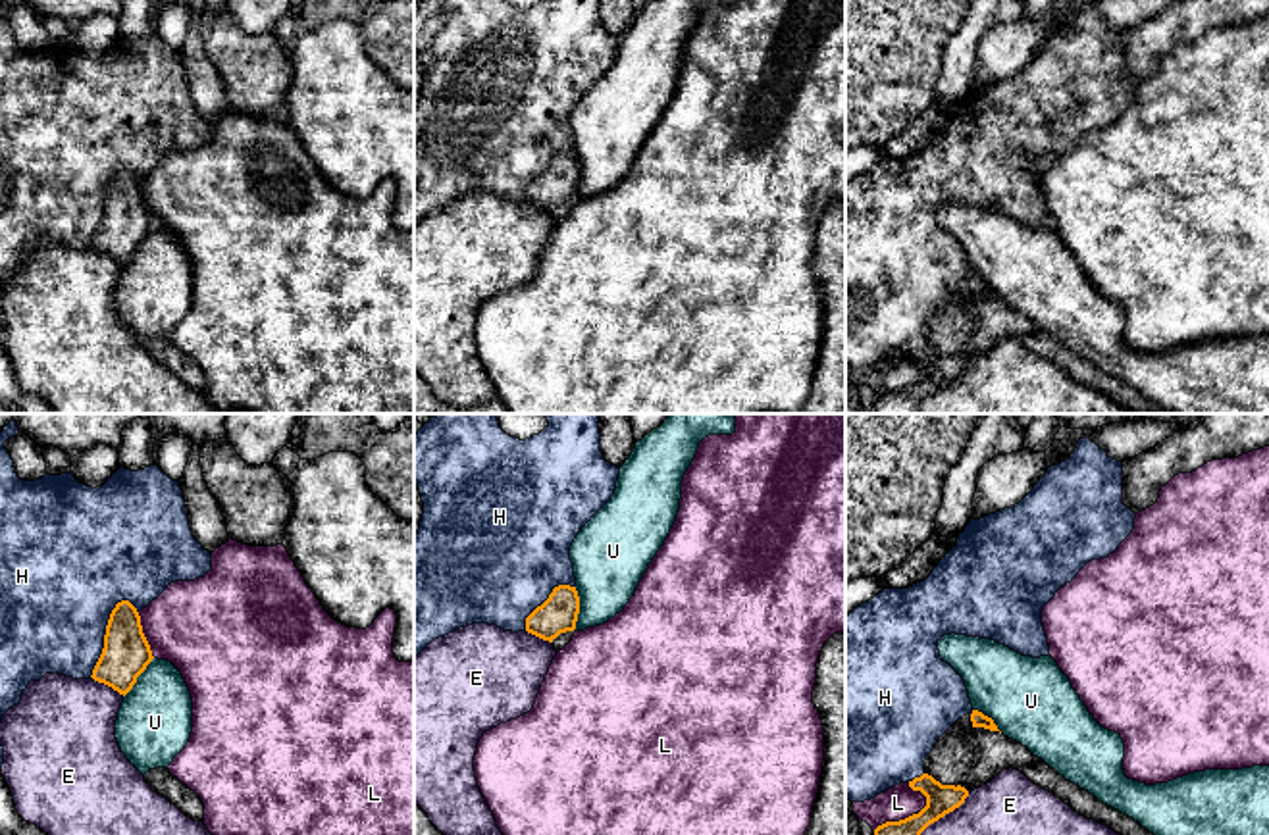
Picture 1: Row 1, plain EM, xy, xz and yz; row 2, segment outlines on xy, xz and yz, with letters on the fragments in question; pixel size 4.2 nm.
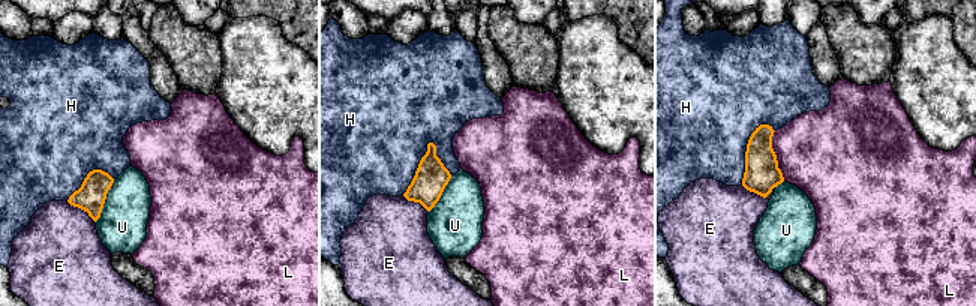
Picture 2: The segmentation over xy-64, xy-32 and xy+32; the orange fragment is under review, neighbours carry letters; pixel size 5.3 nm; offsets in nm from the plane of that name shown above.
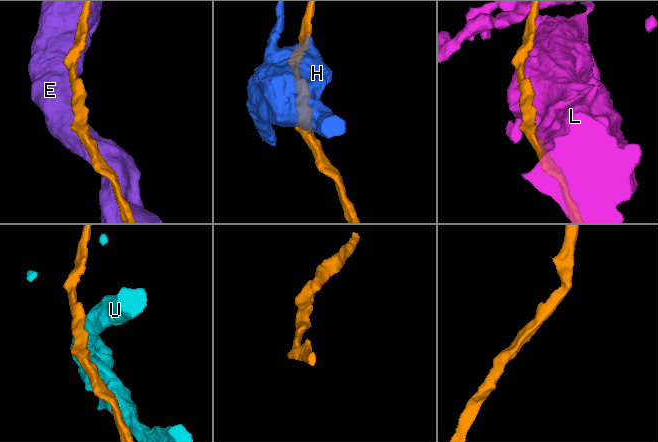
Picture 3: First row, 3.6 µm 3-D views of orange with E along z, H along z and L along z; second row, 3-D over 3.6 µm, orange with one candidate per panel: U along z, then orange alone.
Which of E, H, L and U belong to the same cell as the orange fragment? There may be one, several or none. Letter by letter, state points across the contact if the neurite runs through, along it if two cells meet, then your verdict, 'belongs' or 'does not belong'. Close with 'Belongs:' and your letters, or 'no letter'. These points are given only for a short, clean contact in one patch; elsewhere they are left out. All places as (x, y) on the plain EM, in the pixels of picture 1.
E: does not belong
H: does not belong
L: does not belong
U: does not belong
Belongs: no letter

